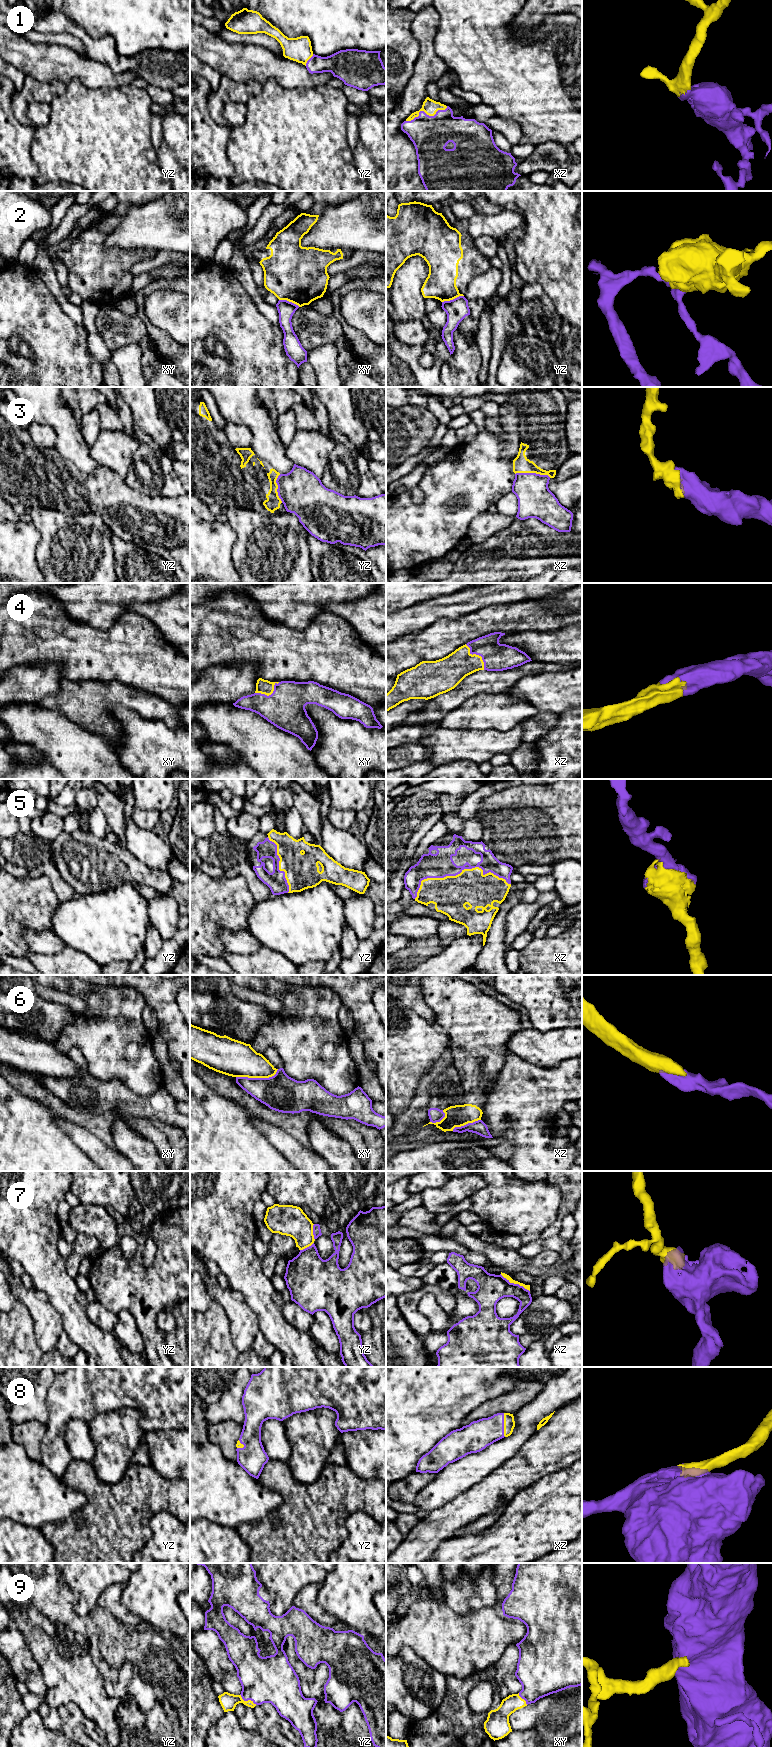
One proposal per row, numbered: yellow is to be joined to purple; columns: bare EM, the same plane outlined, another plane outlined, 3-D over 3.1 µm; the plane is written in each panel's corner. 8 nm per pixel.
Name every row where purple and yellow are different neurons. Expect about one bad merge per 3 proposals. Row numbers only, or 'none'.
2, 6, 7

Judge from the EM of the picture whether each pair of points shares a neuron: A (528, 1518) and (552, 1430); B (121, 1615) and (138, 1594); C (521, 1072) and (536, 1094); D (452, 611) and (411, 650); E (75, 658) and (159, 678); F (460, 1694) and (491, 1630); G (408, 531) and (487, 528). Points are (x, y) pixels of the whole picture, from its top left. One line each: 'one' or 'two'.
A: two
B: two
C: one
D: two
E: one
F: two
G: two

